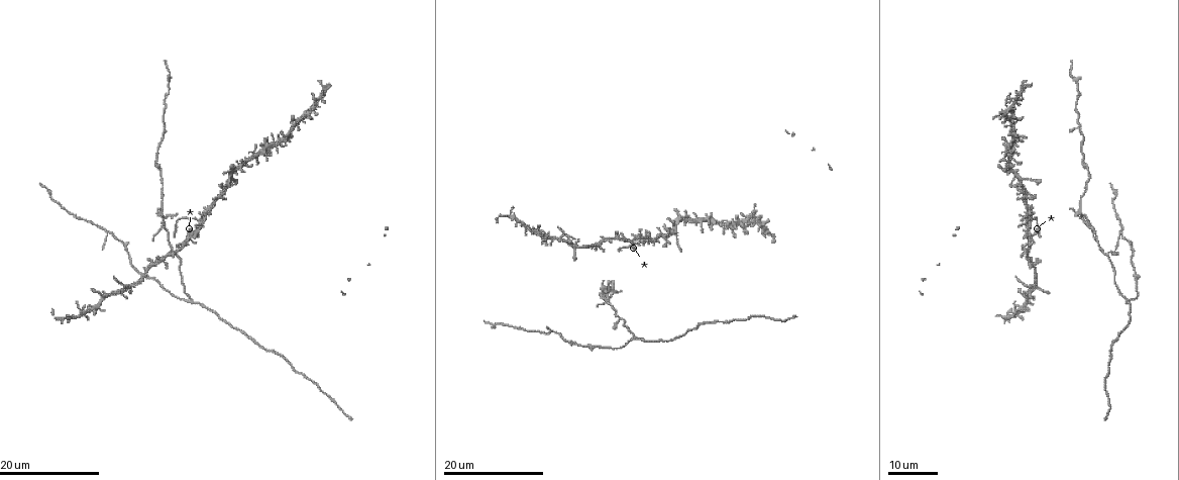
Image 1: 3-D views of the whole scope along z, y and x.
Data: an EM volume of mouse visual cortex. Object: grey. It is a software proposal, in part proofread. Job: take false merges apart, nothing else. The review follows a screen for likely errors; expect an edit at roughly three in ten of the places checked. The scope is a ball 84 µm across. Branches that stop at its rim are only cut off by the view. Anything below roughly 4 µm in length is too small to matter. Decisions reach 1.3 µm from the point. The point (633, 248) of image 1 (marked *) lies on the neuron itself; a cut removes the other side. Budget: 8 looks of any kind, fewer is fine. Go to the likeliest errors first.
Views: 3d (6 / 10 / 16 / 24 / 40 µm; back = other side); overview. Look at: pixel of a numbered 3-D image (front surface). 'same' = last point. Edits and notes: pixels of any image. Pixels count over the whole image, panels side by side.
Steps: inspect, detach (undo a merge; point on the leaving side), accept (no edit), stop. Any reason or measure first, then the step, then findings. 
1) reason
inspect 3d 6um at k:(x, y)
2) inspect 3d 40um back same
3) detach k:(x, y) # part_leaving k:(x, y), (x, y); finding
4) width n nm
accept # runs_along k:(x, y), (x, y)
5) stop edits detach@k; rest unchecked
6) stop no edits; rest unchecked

looks like a crossing
inspect 3d 24um at 1:(1028, 220)

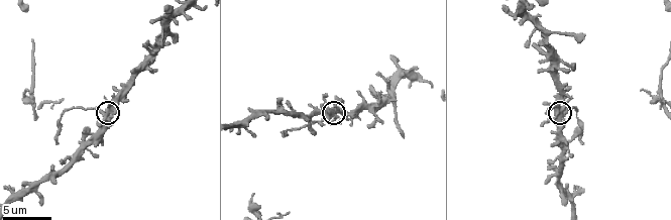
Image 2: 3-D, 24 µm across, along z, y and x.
closer look
inspect 3d 6um at 2:(565, 114)

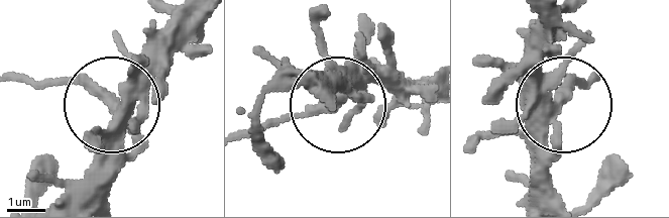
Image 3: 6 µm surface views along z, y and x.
side_arm 67 um
detach 3:(22, 79) # part_leaving 3:(70, 81), (15, 81); a second neuron is stuck on

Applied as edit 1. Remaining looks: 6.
inspect overview

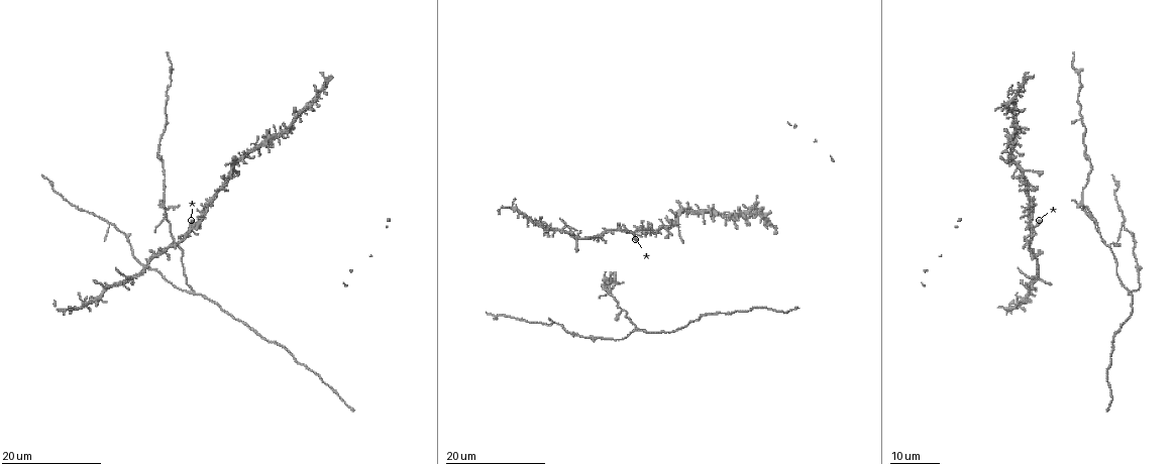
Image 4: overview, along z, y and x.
looks like a crossing
inspect 3d 16um at 4:(268, 142)

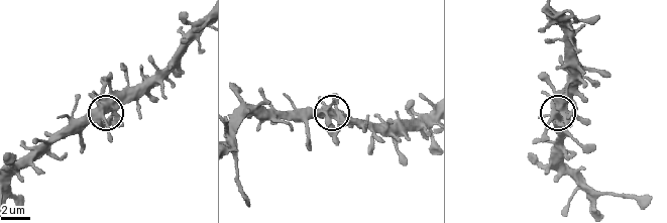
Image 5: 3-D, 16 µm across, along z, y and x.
inspect 3d 6um at 5:(101, 116)

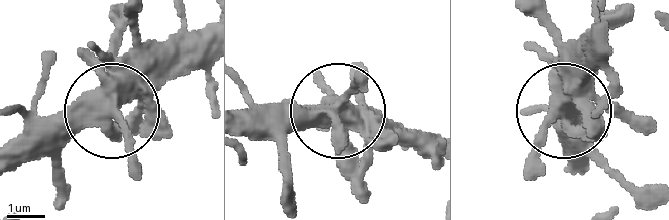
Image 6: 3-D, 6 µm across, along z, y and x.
arms 4
accept # one neuron here

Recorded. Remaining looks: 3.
three arms meet
inspect 3d 16um at 4:(636, 330)

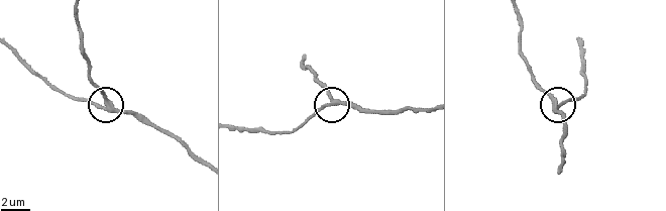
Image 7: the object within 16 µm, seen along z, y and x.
inspect 3d 10um at 7:(556, 106)

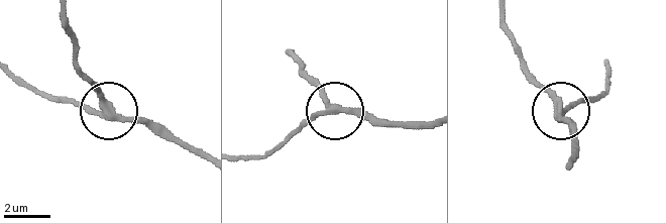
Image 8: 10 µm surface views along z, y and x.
width 280 nm
accept # runs_along 8:(502, 17), (521, 69), (571, 127); continuous, no second neuron

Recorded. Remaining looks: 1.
stop edits detach@3; rest unchecked

